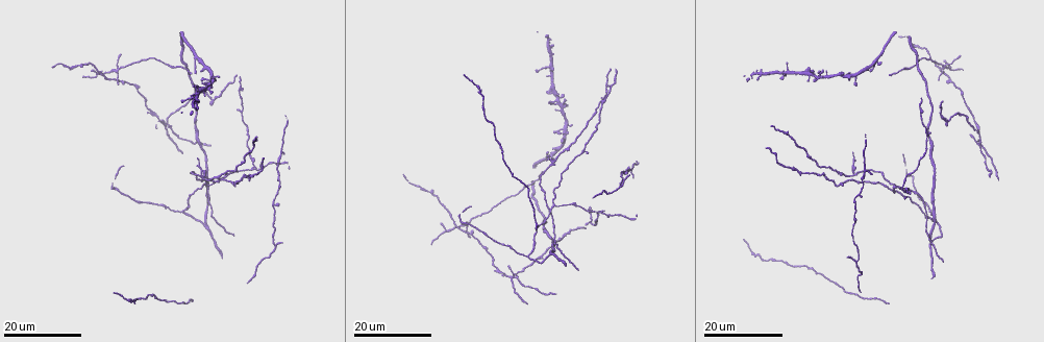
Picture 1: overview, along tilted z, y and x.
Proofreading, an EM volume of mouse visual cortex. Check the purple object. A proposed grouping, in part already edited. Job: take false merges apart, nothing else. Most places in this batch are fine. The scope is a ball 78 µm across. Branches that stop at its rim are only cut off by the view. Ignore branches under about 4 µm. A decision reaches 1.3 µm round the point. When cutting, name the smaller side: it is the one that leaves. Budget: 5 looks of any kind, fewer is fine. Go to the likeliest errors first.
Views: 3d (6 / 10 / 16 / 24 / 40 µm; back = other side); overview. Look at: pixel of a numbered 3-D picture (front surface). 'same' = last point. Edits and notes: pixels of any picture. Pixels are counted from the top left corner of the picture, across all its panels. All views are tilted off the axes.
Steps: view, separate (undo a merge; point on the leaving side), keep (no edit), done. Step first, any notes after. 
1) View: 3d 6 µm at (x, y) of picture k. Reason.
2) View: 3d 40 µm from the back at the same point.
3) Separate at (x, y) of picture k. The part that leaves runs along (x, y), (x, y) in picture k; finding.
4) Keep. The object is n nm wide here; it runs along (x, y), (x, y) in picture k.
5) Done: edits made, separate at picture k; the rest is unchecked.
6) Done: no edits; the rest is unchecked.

View: 3d 24 µm at (512, 277) of picture 1. Looks like a crossing.

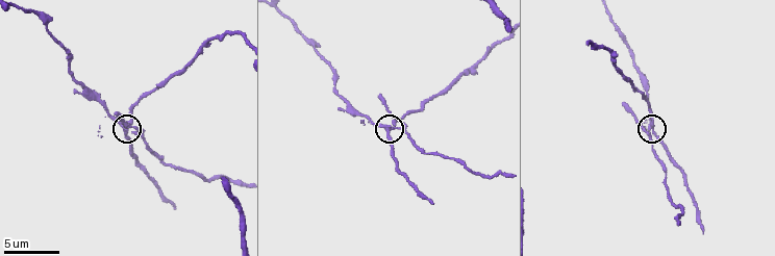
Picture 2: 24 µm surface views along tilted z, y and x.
View: 3d 6 µm at (385, 128) of picture 2.

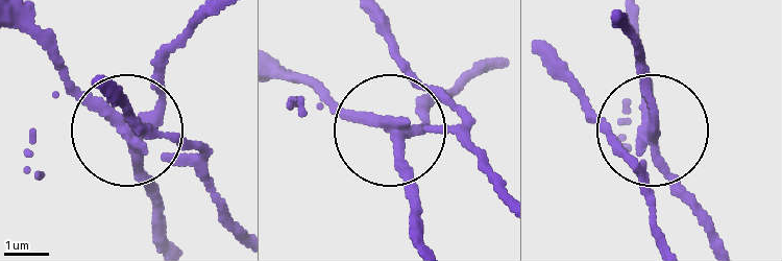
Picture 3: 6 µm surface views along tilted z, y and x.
Separate at (132, 125) of picture 3. The side arm is 16 µm long; the part that leaves runs along (394, 124), (457, 135), (503, 188) in picture 3; two cells meet here.

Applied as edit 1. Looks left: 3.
View: overview.

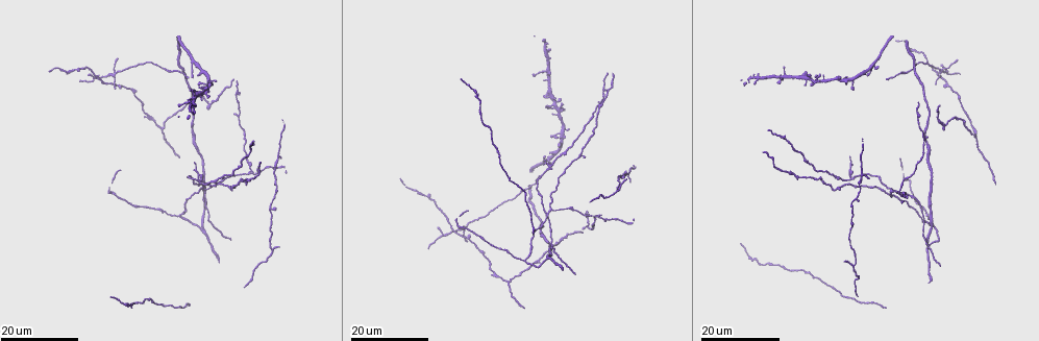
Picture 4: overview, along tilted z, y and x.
View: 3d 16 µm at (850, 180) of picture 4.

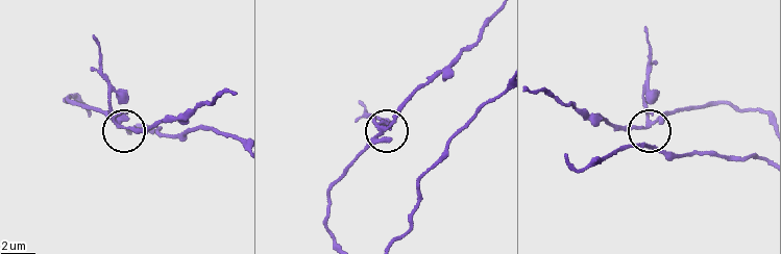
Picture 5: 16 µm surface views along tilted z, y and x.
View: 3d 6 µm at (649, 121) of picture 5. Zoom in.

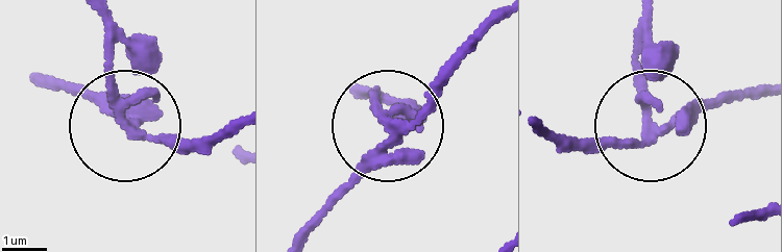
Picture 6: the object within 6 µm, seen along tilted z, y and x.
Separate at (155, 71) of picture 6. The part that leaves runs along (130, 131), (100, 16) in picture 6; a second cell is stuck on.

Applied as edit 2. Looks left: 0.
Done: edits made, separate at picture 3, separate at picture 6; the rest is unchecked.

